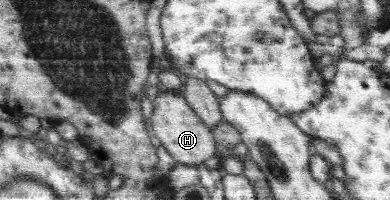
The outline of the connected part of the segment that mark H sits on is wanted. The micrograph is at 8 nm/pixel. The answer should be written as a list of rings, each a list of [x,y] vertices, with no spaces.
[[[179,91],[154,92],[152,132],[159,138],[167,153],[181,165],[197,166],[204,164],[211,156],[215,156],[216,140],[213,140],[210,128],[200,118],[200,115],[189,106],[187,99]]]

